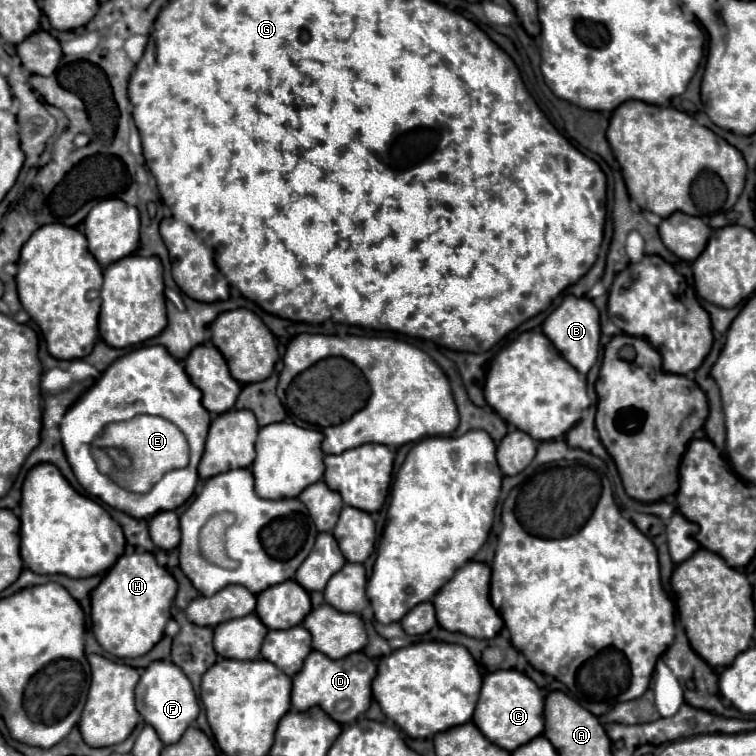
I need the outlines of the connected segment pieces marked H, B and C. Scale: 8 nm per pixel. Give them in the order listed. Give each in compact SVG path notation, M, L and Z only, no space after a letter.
M133 551L119 557L103 581L91 593L91 623L99 645L115 657L141 657L163 637L171 617L171 603L177 593L177 581L157 565L151 553Z
M567 295L563 299L563 303L545 319L543 333L559 349L559 353L571 365L575 365L575 369L579 373L587 373L593 367L593 363L597 361L597 353L599 353L599 335L601 335L601 331L599 331L599 309L587 297Z
M495 671L485 675L481 695L473 713L473 723L495 745L507 751L515 751L533 737L543 733L543 691L521 671Z

